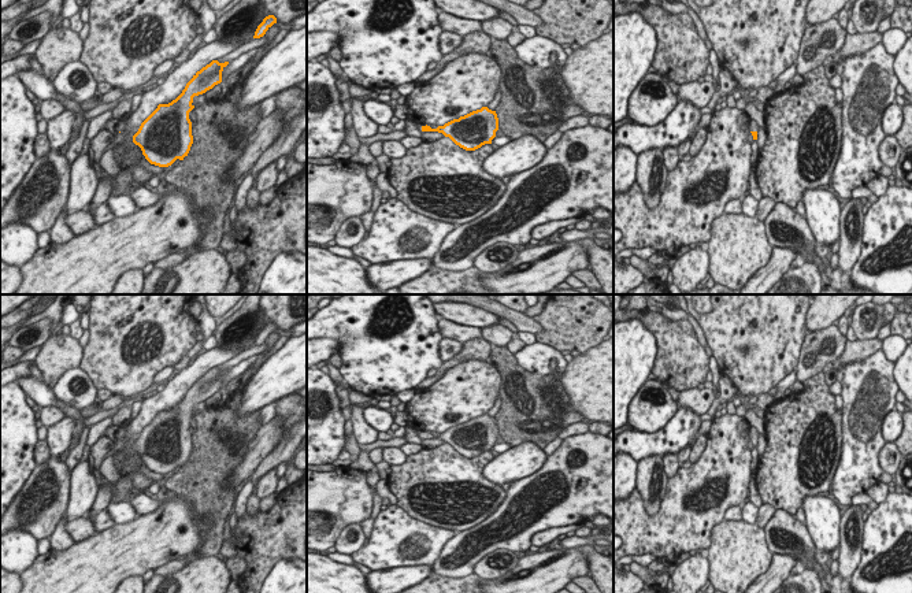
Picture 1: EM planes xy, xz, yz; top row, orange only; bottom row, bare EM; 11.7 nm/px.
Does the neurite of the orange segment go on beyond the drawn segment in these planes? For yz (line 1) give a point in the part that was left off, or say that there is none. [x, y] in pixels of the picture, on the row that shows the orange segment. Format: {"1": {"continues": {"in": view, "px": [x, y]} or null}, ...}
{"1": {"continues": {"in": "yz", "px": [753, 126]}}}

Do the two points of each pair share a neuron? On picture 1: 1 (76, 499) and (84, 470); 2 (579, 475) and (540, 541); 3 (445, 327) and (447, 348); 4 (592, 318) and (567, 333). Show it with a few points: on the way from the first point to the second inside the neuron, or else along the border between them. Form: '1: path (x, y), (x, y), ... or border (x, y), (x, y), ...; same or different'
1: path (82, 492), (84, 477); same
2: border (578, 522), (538, 530), (530, 544); different
3: border (444, 337), (462, 343); different
4: path (586, 321), (573, 327); same

